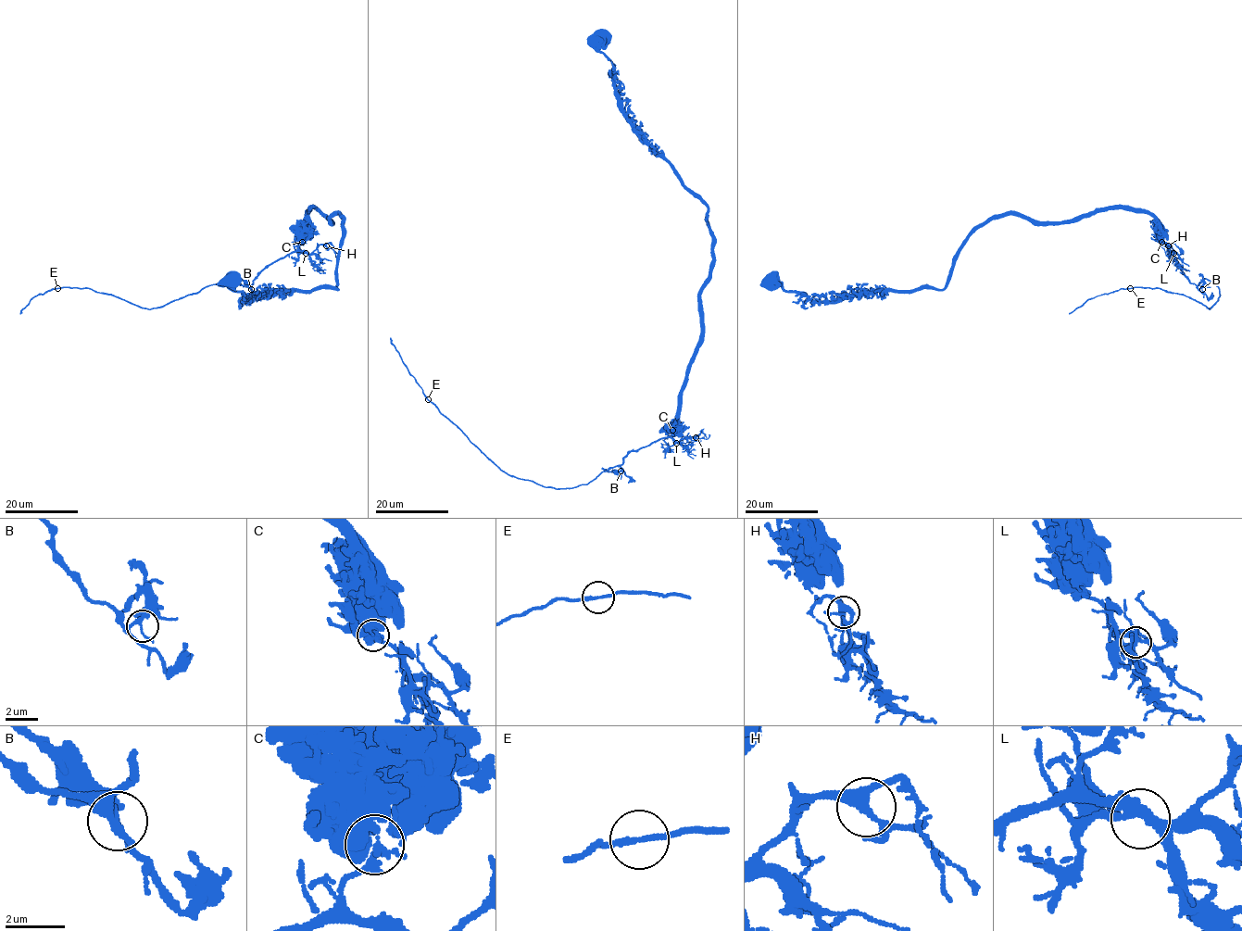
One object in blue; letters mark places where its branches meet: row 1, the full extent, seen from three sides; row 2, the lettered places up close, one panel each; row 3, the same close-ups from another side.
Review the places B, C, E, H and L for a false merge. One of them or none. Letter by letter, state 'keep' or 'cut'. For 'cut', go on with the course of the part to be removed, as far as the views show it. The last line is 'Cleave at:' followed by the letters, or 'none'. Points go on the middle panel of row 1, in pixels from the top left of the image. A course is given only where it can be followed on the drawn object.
B: keep
C: cut; course (672, 430), (667, 437), (632, 450), (620, 464), (587, 484), (554, 488), (510, 476), (431, 402), (390, 337)
E: keep
H: keep
L: keep
Cleave at: C

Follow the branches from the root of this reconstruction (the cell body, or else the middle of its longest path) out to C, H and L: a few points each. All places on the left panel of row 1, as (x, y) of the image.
C: (233, 278), (227, 285), (244, 300), (338, 289), (341, 216), (331, 222), (312, 208), (302, 241)
H: (233, 278), (227, 285), (244, 300), (338, 289), (343, 220), (331, 222), (312, 208), (298, 248), (326, 245)
L: (233, 278), (227, 285), (244, 300), (338, 289), (340, 215), (308, 212), (306, 253)

